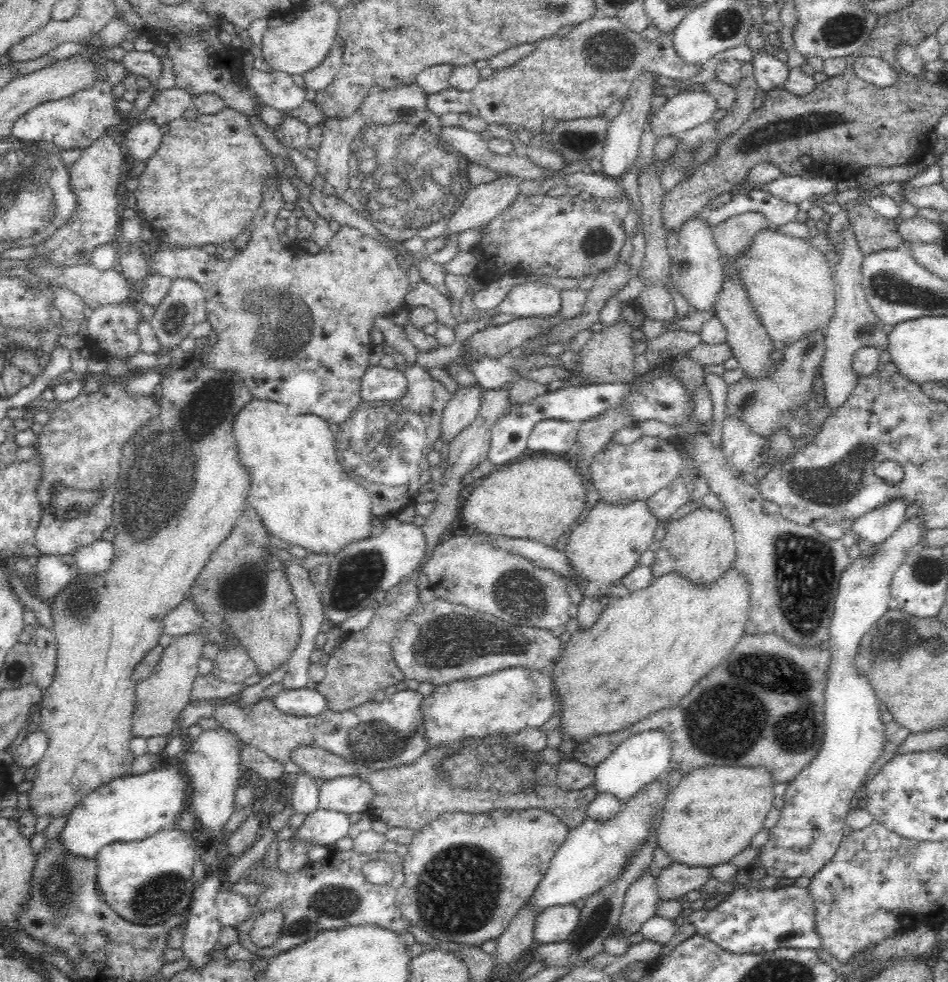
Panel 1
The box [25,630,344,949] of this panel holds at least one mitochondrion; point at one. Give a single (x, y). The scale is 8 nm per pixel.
(58, 891)

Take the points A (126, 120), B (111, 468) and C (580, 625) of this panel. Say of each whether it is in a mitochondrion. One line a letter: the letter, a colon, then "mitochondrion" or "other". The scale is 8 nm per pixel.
A: other
B: mitochondrion
C: other

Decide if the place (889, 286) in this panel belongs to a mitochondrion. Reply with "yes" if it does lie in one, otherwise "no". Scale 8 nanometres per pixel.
yes

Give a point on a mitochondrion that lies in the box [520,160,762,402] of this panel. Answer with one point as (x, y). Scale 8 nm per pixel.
(596, 243)

